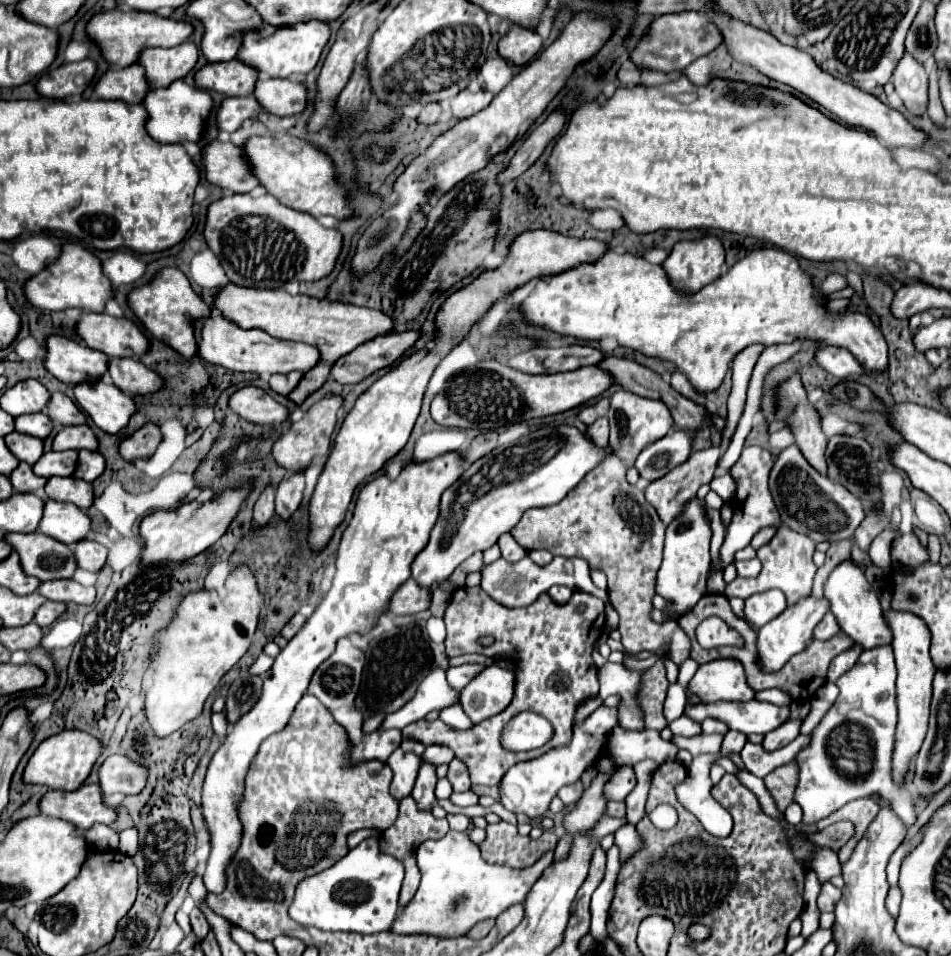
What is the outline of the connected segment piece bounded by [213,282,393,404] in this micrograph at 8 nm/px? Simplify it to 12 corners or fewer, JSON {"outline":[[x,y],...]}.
{"outline":[[225,284],[213,310],[241,328],[319,348],[289,394],[301,404],[331,366],[387,334],[381,310]]}

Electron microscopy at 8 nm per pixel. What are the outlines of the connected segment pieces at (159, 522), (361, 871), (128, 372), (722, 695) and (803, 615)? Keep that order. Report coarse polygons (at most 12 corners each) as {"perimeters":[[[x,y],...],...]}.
{"perimeters":[[[249,488],[157,510],[139,524],[141,566],[183,562],[227,530]],[[367,838],[297,884],[289,918],[383,932],[403,864]],[[109,358],[125,394],[149,394],[161,378],[133,358]],[[729,658],[701,664],[689,692],[703,702],[755,698],[745,668]],[[803,598],[757,634],[757,664],[777,672],[829,610]]]}

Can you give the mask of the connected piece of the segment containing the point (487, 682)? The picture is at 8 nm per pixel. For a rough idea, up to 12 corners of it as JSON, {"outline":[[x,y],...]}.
{"outline":[[487,666],[461,690],[473,724],[511,702],[513,672]]}

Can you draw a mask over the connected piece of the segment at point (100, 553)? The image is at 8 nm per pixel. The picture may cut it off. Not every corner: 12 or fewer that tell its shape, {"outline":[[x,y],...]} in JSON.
{"outline":[[95,540],[75,542],[73,556],[85,570],[97,572],[107,548]]}

